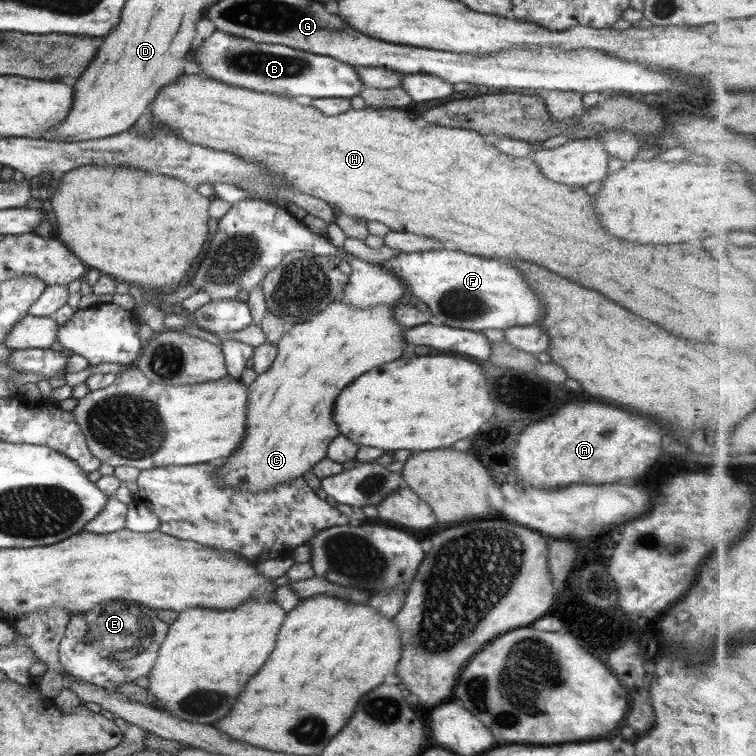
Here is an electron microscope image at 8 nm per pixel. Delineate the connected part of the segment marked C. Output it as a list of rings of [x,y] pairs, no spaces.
[[[344,288],[338,299],[332,301],[321,313],[295,324],[282,333],[277,344],[277,355],[266,372],[257,375],[248,386],[248,436],[240,444],[242,448],[228,458],[222,470],[219,469],[219,483],[232,487],[242,487],[252,492],[264,491],[270,487],[286,483],[294,478],[303,477],[312,466],[327,457],[327,449],[332,440],[340,434],[336,421],[332,417],[334,402],[344,388],[354,382],[364,372],[400,358],[408,343],[404,341],[404,328],[392,313],[392,305],[380,304],[366,309],[356,309],[350,303],[342,301]]]

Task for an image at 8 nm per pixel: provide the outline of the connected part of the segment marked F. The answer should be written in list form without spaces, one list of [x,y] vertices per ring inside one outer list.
[[[443,248],[442,250],[426,250],[426,252],[410,252],[410,254],[399,253],[398,256],[390,256],[390,260],[380,262],[380,267],[392,271],[402,283],[406,290],[412,290],[414,296],[419,298],[428,306],[431,314],[431,323],[440,326],[451,326],[467,331],[484,331],[490,329],[506,330],[512,326],[538,325],[538,320],[544,316],[544,303],[540,297],[534,294],[534,290],[528,286],[524,274],[512,266],[513,262],[474,256],[472,253]]]

